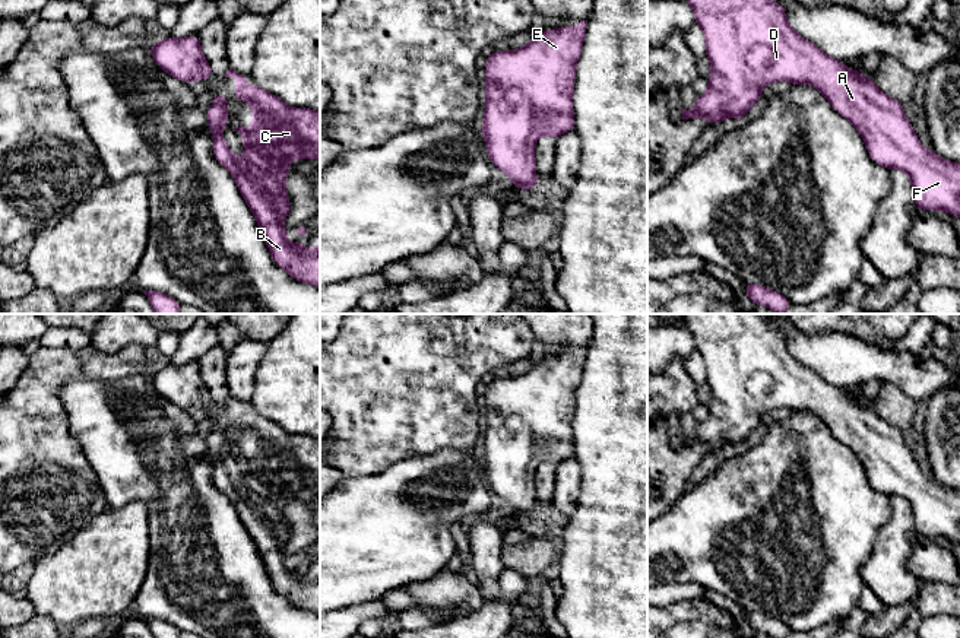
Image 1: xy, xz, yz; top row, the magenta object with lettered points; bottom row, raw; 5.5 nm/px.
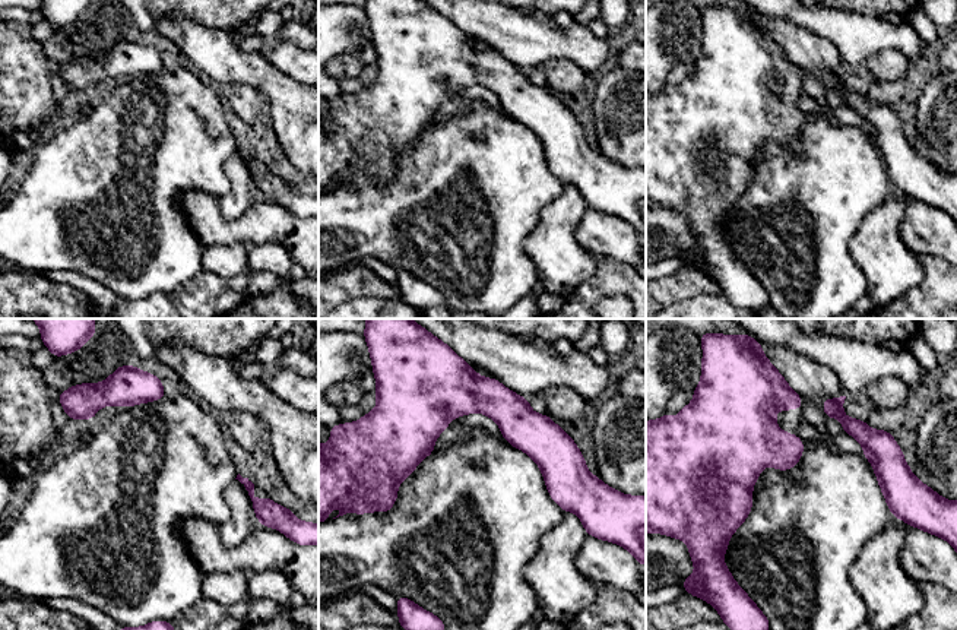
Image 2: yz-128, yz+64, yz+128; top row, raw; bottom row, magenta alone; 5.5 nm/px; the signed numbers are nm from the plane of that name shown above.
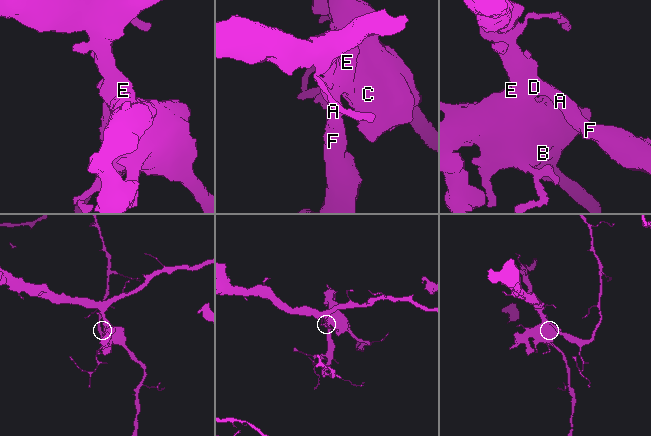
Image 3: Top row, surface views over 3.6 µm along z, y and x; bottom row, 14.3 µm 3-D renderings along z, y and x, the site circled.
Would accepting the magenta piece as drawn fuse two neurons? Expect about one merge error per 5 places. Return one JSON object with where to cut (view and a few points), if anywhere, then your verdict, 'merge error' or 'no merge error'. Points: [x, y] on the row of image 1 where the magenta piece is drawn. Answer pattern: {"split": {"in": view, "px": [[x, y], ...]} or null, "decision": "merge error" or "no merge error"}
{"split": null, "decision": "no merge error"}

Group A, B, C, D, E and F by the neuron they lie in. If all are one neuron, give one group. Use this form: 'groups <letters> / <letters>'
groups A B C D E F

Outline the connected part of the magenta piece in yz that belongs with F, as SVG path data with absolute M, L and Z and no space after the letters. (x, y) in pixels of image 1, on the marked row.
M685 0L687 3L691 4L693 10L694 10L694 16L696 16L696 23L701 28L703 34L704 34L704 39L706 39L706 55L710 60L712 64L712 73L707 77L709 82L709 89L706 91L704 95L700 95L696 98L696 107L693 111L687 111L682 109L682 120L688 120L688 118L709 118L710 120L710 126L716 126L719 121L722 121L723 118L736 118L736 120L742 120L742 117L745 115L745 112L761 98L761 89L769 83L774 83L774 82L780 82L780 80L786 80L789 83L793 85L799 85L799 83L807 83L807 85L812 85L814 88L817 88L831 104L831 107L845 118L847 118L861 133L866 150L869 153L869 156L881 166L887 168L887 169L893 169L897 168L900 171L904 171L909 177L910 177L910 184L913 187L913 193L915 193L915 204L919 209L925 209L925 210L944 210L947 213L960 216L960 164L954 164L950 161L945 161L942 158L940 158L934 150L928 150L925 149L919 139L916 137L912 124L906 120L904 117L904 111L903 111L903 105L900 105L897 101L891 99L890 96L887 96L884 92L881 92L875 85L874 80L871 77L864 77L859 70L852 70L847 69L842 61L828 57L824 51L821 51L817 45L814 45L812 42L801 38L793 29L792 26L788 23L786 16L785 16L785 9L782 4L773 3L770 0Z

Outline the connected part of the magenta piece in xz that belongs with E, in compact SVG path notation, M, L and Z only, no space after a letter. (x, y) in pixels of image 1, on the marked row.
M582 20L576 28L545 29L514 51L488 53L484 67L487 104L482 134L488 156L516 188L530 190L539 185L533 143L541 136L557 139L574 128L573 85L586 23L587 20Z

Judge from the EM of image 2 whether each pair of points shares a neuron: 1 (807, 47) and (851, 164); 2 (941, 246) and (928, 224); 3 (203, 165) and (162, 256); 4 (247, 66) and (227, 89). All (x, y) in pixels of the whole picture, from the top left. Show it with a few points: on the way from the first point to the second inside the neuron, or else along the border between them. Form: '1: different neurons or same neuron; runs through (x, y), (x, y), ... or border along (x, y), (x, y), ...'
1: different neurons; border along (820, 113), (836, 123)
2: same neuron; runs through (941, 240), (931, 230)
3: same neuron; runs through (178, 180), (164, 195), (162, 231)
4: different neurons; border along (219, 84), (247, 82), (265, 97)

